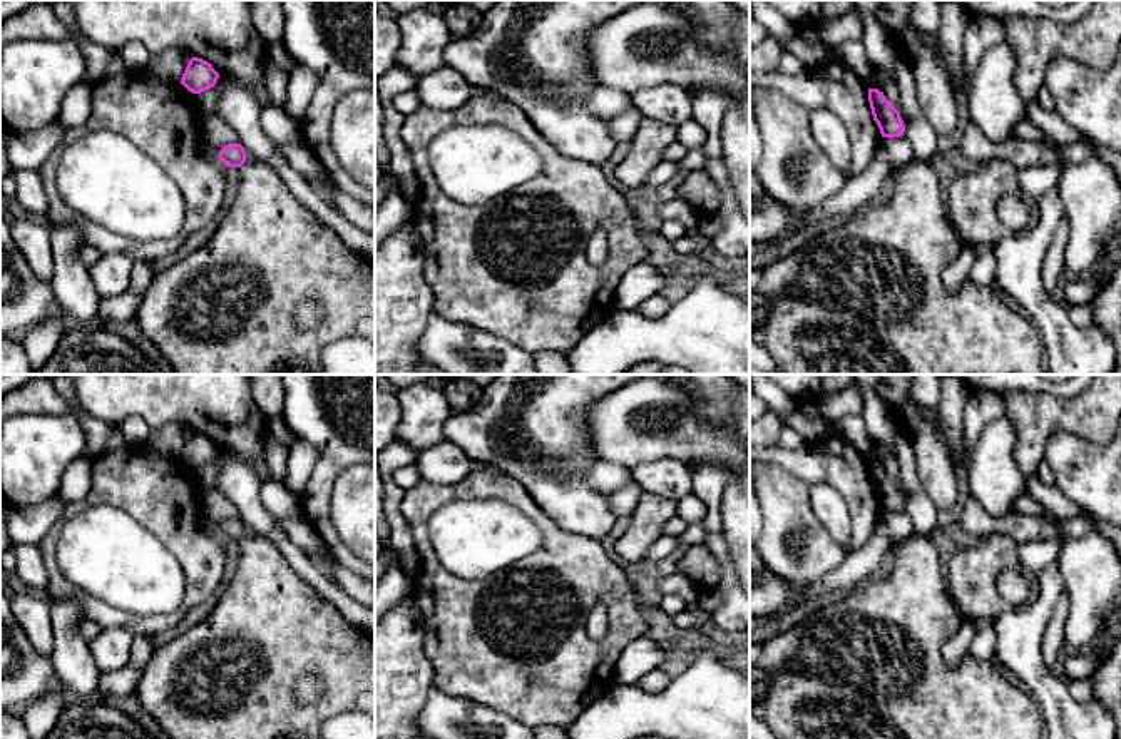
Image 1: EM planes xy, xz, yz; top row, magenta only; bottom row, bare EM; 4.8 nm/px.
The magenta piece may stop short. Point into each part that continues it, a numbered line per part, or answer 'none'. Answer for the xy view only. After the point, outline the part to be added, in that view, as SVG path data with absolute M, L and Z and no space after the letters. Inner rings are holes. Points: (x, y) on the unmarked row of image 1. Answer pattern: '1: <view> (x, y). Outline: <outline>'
1: xy (233, 676). Outline: M251 533L239 543L241 560L236 573L219 595L211 614L186 634L154 647L151 659L142 667L134 694L141 707L157 721L167 739L321 739L325 721L340 712L360 711L375 717L375 637L348 624L336 607L291 567L289 560L273 542ZM305 675L318 677L325 687L323 697L311 704L299 702L294 694L296 682Z

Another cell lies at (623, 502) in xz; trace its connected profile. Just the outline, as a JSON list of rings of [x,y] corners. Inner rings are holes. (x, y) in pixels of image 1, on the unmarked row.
[[[631,480],[621,490],[609,495],[611,508],[616,517],[631,515],[639,502],[641,487]]]

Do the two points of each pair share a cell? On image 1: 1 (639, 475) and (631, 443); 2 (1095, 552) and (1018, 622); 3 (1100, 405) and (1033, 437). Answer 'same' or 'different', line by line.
1: different
2: different
3: same

